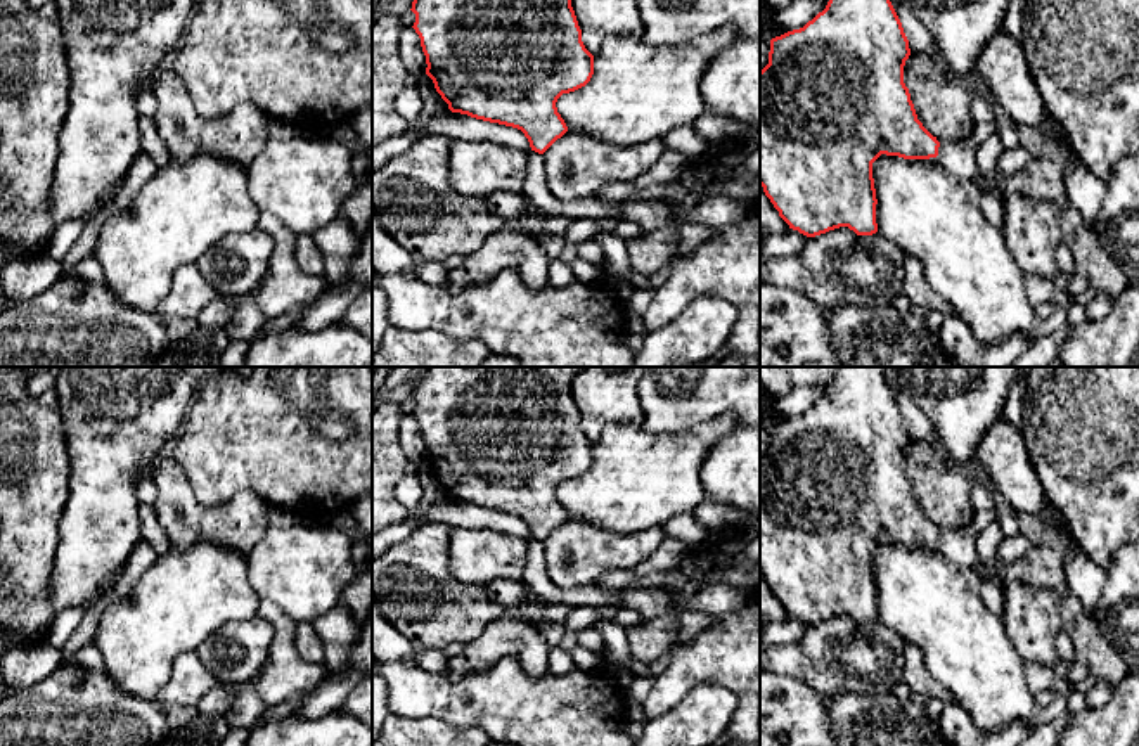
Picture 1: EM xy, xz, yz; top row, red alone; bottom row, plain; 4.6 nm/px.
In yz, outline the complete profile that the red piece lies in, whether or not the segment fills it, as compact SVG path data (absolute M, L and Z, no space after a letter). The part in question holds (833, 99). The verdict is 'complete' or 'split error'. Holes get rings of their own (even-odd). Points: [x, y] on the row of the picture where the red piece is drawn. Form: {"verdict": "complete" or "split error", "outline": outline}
{"verdict": "complete", "outline": "M829 0L803 28L770 40L769 64L760 71L760 185L789 228L807 237L840 227L872 235L878 232L872 163L881 154L938 156L940 142L917 119L904 83L909 55L909 40L890 0Z"}

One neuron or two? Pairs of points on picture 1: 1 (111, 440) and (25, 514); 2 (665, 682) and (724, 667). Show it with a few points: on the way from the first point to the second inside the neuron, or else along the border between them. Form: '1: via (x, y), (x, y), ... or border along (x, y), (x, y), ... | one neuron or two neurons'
1: border along (66, 437), (68, 499), (59, 516) | two neurons
2: via (679, 677), (689, 667), (710, 667) | one neuron

